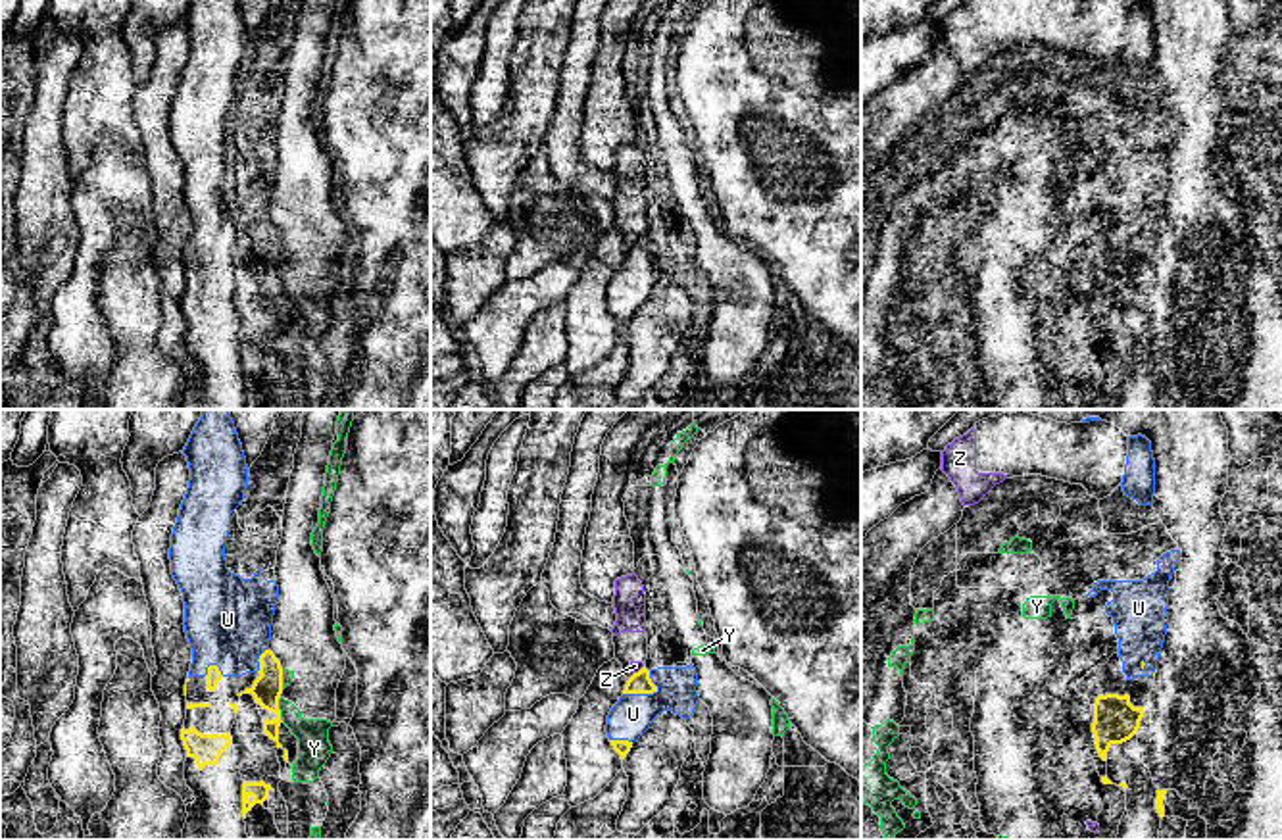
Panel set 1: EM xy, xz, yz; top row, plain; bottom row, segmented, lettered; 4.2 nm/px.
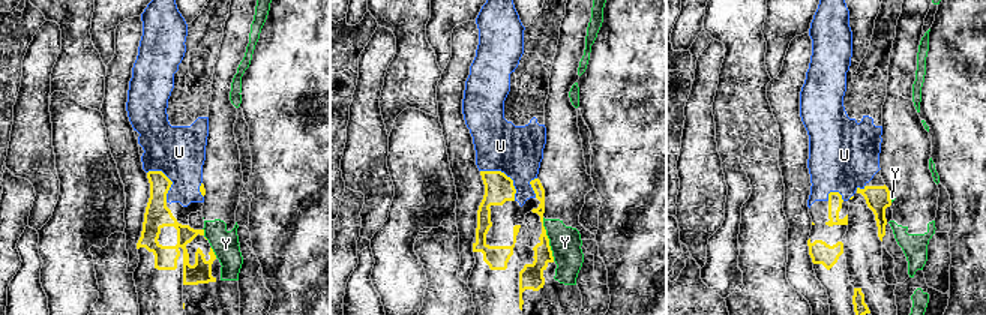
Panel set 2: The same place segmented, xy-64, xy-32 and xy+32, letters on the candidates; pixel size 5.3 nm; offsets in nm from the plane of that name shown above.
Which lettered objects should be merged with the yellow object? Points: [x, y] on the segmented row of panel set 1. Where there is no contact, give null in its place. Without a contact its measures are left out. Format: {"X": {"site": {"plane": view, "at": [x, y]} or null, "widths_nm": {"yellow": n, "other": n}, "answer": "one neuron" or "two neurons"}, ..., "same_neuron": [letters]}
{"U": {"site": {"plane": "xz", "at": [648, 692]}, "widths_nm": {"yellow": 90, "other": 170}, "answer": "one neuron"}, "Y": {"site": {"plane": "xy", "at": [277, 706]}, "widths_nm": {"yellow": 120, "other": 140}, "answer": "two neurons"}, "Z": {"site": {"plane": "xz", "at": [640, 669]}, "widths_nm": {"yellow": 90, "other": 50}, "answer": "two neurons"}, "same_neuron": ["U"]}

